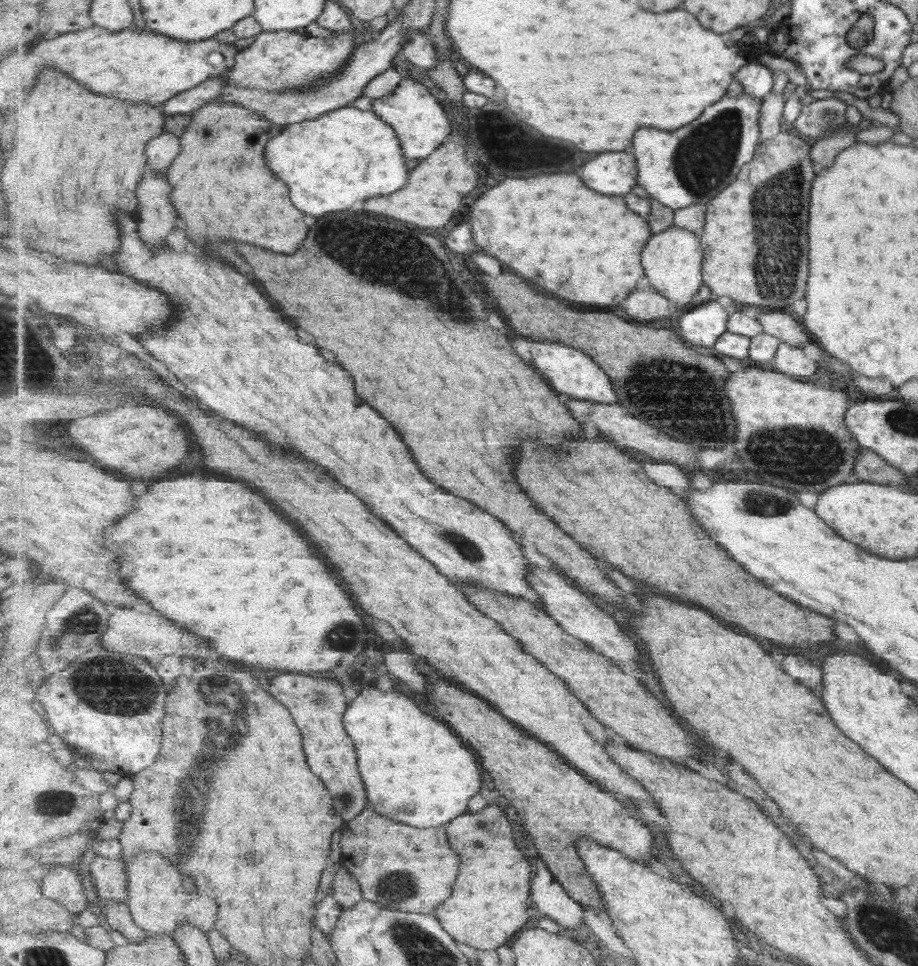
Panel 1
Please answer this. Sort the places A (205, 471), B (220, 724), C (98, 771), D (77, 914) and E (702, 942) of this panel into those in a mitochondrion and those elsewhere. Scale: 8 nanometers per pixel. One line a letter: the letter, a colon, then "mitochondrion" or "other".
A: other
B: mitochondrion
C: other
D: other
E: other

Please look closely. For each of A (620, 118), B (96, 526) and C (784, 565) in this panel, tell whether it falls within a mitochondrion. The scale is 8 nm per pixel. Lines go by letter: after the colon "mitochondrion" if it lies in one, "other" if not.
A: other
B: other
C: other

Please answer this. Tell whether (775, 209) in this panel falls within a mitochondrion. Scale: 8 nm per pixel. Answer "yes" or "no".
yes

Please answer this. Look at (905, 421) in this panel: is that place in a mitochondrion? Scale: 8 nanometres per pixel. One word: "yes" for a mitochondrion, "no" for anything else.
yes

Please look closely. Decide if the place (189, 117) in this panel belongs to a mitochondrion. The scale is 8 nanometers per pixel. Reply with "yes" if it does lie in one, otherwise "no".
no

